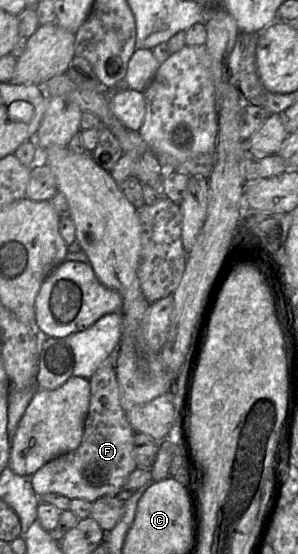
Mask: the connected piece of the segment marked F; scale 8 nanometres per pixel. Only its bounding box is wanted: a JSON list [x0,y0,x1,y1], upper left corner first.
[30,359,137,503]

